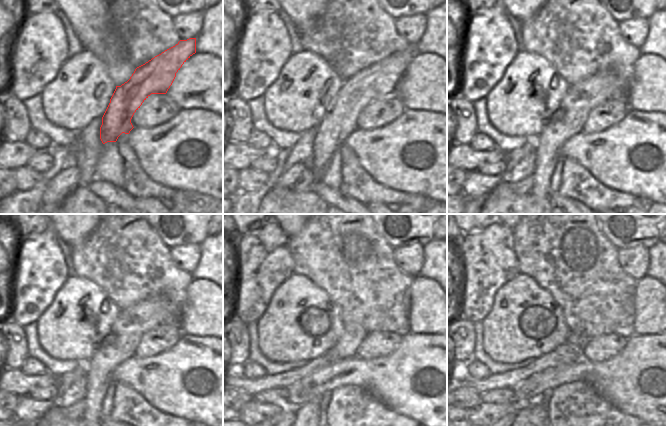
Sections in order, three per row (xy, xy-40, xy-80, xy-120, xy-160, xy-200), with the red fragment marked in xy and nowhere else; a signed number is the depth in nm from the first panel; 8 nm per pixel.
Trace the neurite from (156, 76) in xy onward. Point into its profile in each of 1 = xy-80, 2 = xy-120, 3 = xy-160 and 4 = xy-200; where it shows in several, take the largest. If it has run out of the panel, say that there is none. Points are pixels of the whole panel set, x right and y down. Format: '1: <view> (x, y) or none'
1: xy-80 (581, 98)
2: xy-120 (121, 344)
3: xy-160 (347, 346)
4: xy-200 (522, 415)

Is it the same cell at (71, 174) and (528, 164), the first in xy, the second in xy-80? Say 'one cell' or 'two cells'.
one cell

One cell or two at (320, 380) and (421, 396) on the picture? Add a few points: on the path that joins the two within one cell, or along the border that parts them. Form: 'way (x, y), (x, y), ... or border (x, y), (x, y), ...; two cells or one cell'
way (345, 376), (380, 376), (396, 380); one cell

